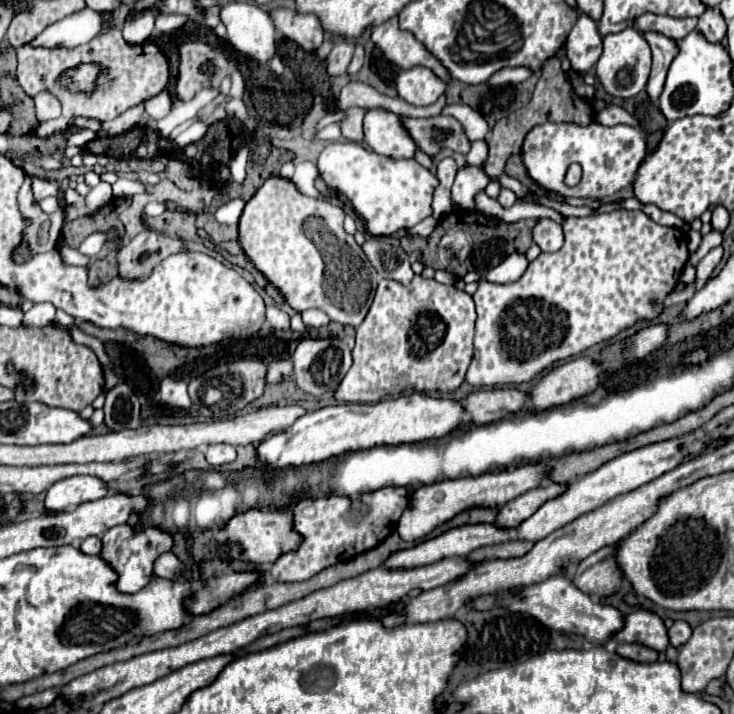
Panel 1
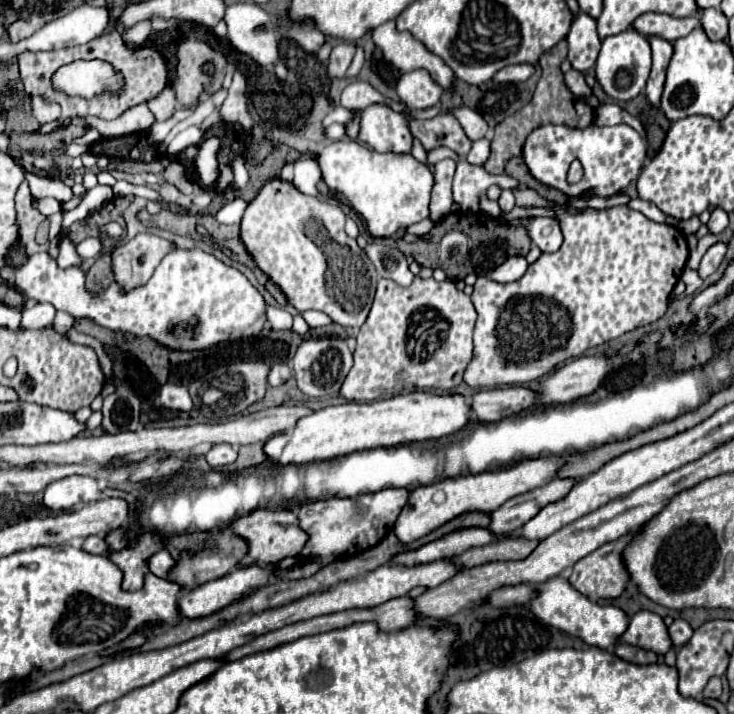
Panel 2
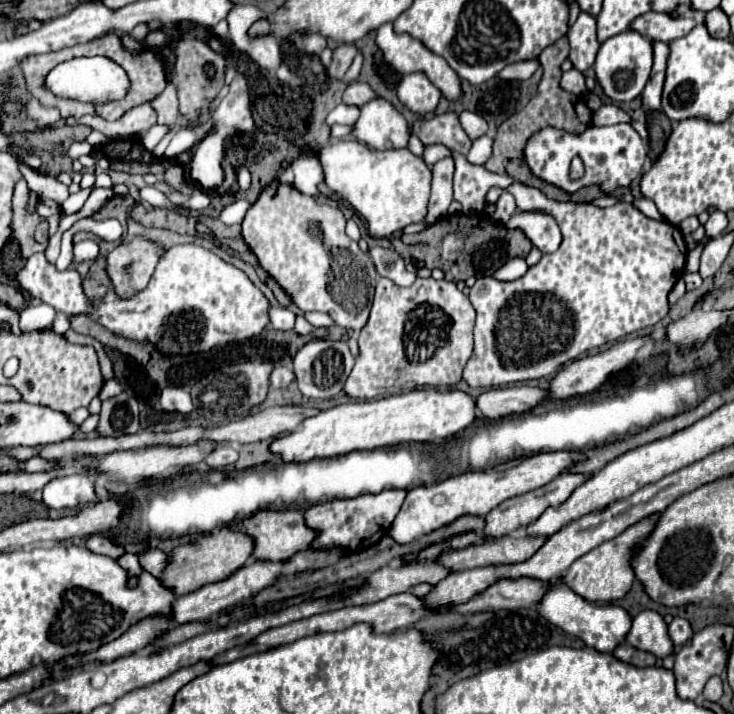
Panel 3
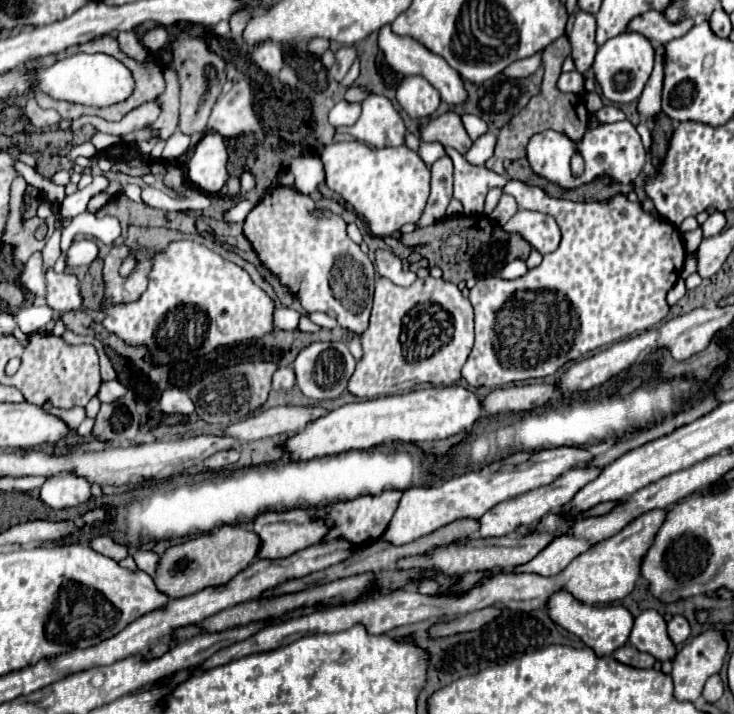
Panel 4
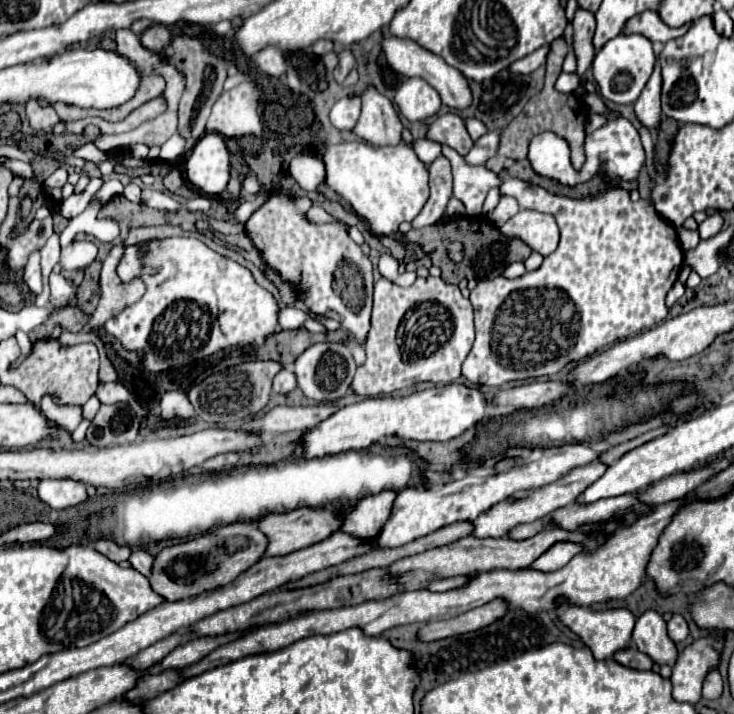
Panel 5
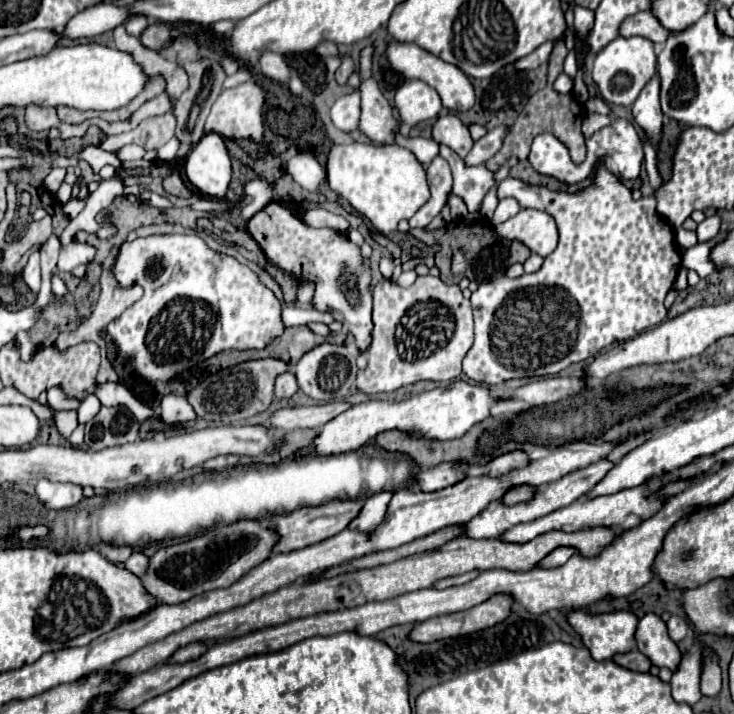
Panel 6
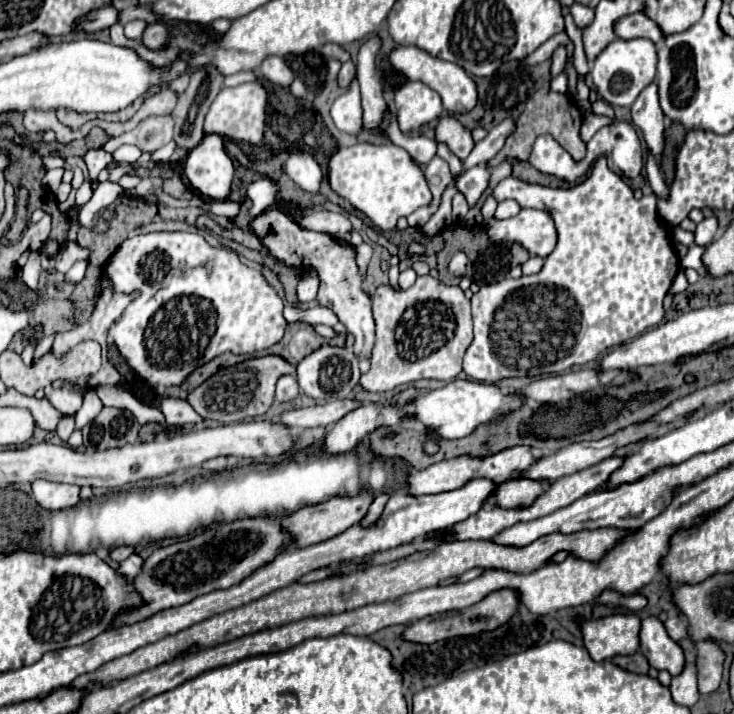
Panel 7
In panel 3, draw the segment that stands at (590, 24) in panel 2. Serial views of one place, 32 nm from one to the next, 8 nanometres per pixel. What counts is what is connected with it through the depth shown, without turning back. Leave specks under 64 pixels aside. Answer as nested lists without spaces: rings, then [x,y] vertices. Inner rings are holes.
[[[580,12],[578,20],[572,24],[568,32],[570,40],[570,56],[568,60],[574,64],[576,70],[586,72],[598,54],[600,42],[596,38],[596,18],[588,16],[586,12]]]

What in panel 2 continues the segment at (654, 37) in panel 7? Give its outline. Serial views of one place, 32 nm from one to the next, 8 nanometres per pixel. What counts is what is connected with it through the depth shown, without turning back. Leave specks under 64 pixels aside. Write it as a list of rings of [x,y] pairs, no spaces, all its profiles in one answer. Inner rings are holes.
[[[648,12],[648,14],[638,16],[632,26],[634,26],[642,36],[656,34],[656,36],[662,36],[662,38],[674,42],[674,40],[678,40],[678,38],[684,38],[688,32],[692,32],[692,30],[698,26],[698,18],[696,18],[696,16],[674,18],[674,16],[668,16],[668,14]]]

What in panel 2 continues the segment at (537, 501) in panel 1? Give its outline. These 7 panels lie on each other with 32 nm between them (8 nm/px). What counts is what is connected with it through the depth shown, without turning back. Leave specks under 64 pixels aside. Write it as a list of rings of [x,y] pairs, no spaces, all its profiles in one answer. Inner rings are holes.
[[[554,478],[550,484],[534,488],[526,494],[520,494],[508,502],[504,502],[498,510],[492,512],[492,522],[488,528],[496,534],[508,534],[518,530],[524,522],[528,522],[544,504],[556,502],[568,494],[574,480],[560,480]]]

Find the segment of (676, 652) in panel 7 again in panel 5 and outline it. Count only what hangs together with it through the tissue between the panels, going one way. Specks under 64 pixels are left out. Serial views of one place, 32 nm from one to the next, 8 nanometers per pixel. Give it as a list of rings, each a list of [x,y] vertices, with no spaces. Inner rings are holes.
[[[646,610],[636,620],[636,626],[632,632],[632,642],[636,644],[636,648],[640,652],[652,656],[652,660],[658,664],[672,666],[676,662],[676,656],[678,656],[676,644],[666,634],[664,618],[654,610]]]

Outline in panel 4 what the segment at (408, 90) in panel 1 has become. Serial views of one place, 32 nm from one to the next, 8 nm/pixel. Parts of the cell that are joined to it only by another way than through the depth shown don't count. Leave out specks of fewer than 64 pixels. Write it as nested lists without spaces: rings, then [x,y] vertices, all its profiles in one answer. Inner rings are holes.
[[[406,76],[396,88],[396,98],[412,118],[426,118],[440,104],[440,92],[424,76]]]

